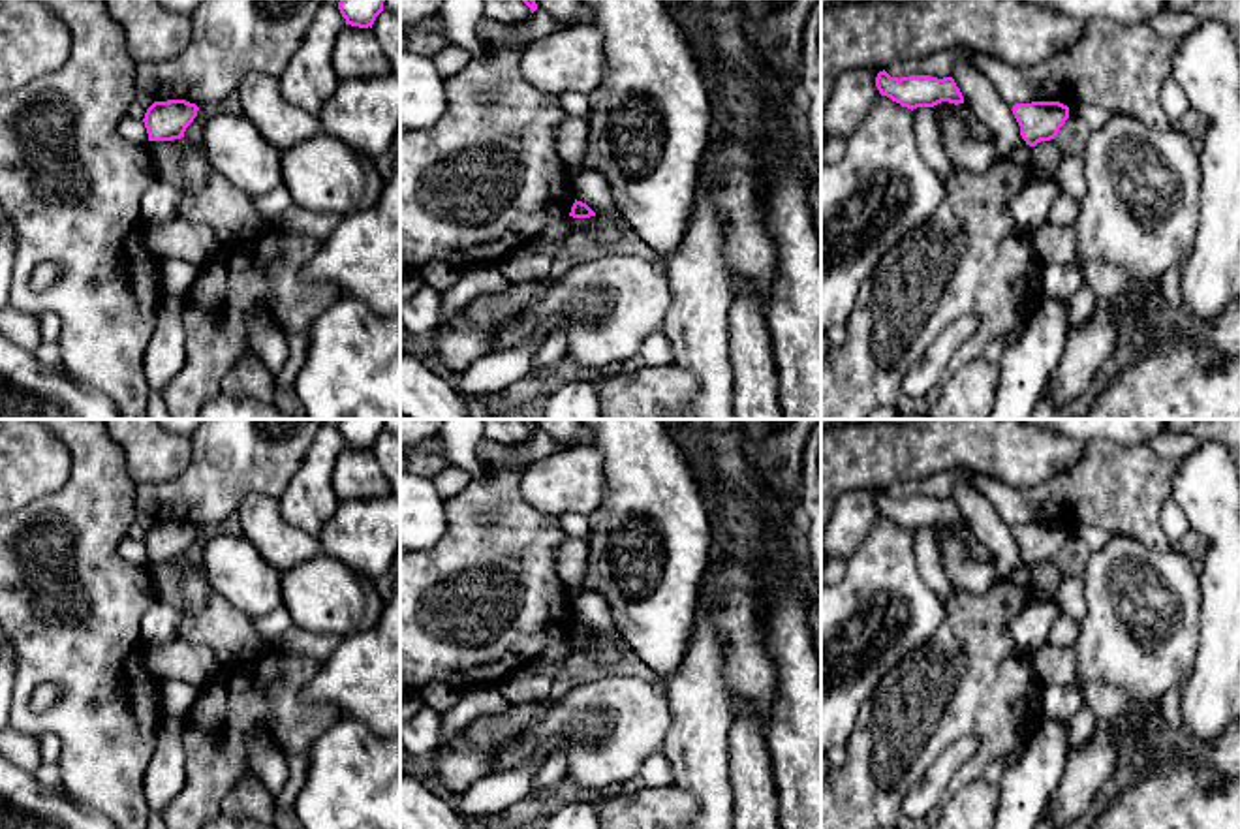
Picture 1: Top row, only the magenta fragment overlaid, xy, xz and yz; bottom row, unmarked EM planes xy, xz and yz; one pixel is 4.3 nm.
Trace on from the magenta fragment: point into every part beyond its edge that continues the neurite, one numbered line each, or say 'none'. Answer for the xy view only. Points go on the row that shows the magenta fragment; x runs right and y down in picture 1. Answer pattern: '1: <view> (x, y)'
none

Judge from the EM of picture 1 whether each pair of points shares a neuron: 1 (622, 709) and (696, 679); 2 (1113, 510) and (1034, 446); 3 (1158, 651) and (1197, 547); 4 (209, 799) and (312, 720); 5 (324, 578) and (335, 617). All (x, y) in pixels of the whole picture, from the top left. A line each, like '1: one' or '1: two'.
1: two
2: two
3: two
4: one
5: one

